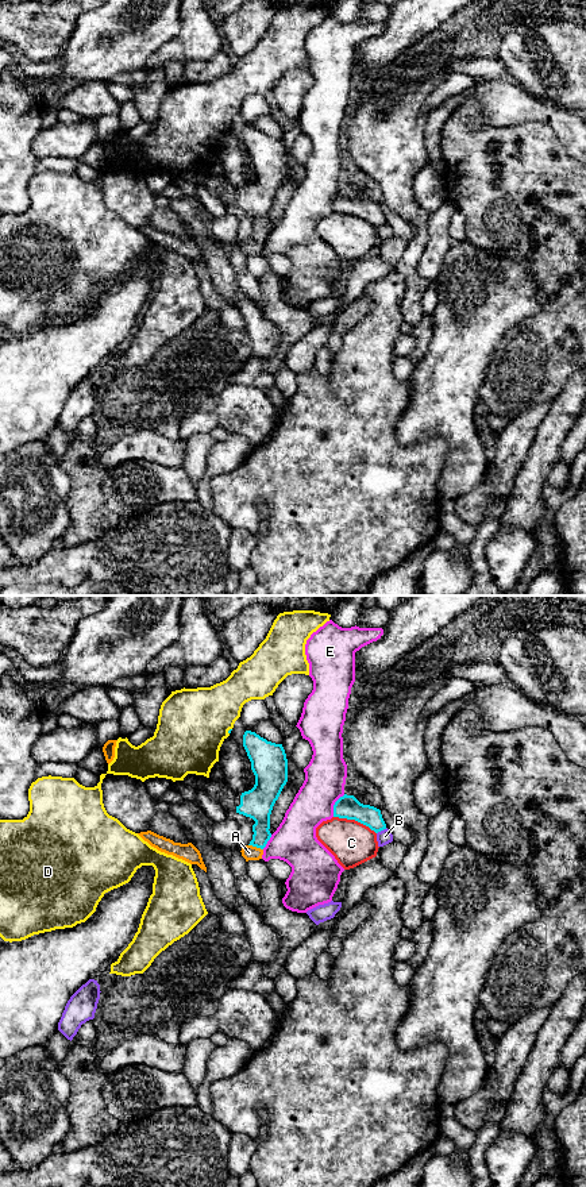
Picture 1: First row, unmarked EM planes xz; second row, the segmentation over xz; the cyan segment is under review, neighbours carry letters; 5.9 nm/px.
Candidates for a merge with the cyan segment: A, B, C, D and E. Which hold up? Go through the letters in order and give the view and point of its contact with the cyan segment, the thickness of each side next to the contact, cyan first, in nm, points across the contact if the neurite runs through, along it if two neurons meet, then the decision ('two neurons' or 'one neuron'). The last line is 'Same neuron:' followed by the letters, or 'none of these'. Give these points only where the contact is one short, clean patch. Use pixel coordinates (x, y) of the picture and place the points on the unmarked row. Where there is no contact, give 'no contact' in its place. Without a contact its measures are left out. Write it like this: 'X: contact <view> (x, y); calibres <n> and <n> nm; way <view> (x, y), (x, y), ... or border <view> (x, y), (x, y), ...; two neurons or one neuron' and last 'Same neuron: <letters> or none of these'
A: contact xz (255, 241); calibres 190 and 90 nm; way xz (257, 199), (255, 241), (249, 247); one neuron
B: contact xz (381, 224); calibres 140 and 90 nm; two neurons
C: contact xz (355, 215); calibres 140 and 260 nm; two neurons
D: contact xz (228, 126); calibres 20 and 420 nm; two neurons
E: contact xz (334, 200); calibres 140 and 240 nm; two neurons
Same neuron: A

